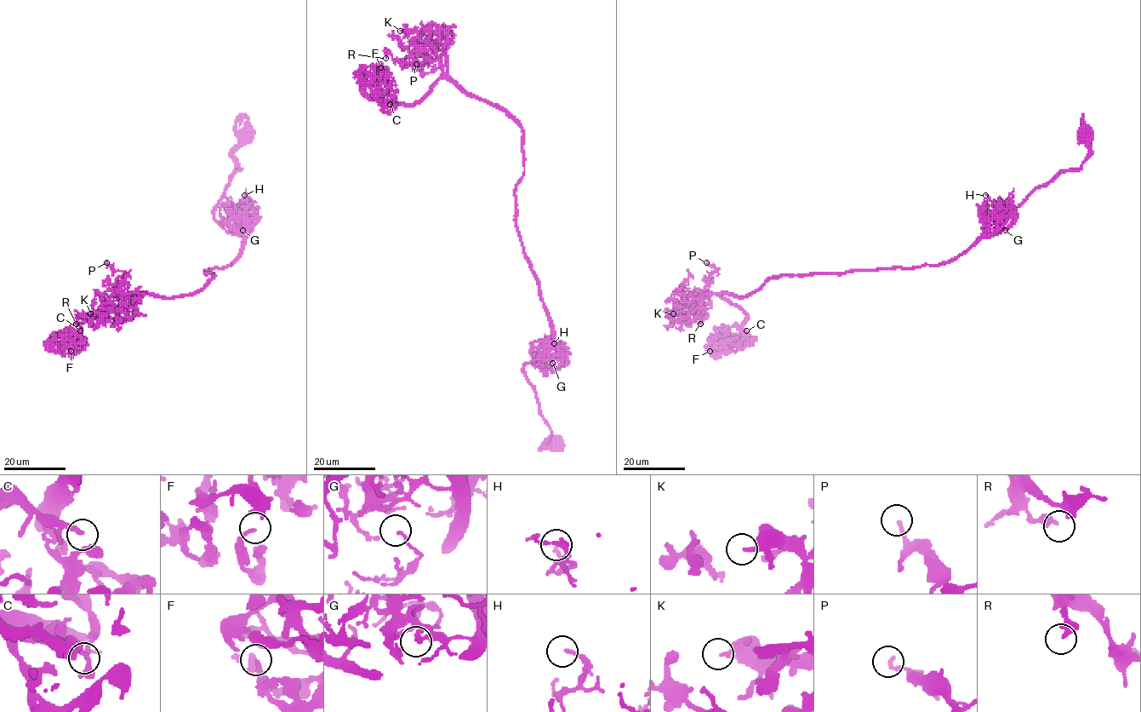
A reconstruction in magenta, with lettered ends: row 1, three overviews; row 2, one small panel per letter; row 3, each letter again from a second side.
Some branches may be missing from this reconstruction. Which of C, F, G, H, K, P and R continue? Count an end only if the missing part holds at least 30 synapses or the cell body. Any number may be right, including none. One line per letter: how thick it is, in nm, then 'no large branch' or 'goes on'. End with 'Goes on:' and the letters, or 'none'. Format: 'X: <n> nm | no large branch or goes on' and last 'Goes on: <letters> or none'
C: 180 nm | no large branch
F: 120 nm | no large branch
G: 80 nm | no large branch
H: 150 nm | no large branch
K: 260 nm | no large branch
P: 200 nm | no large branch
R: 300 nm | no large branch
Goes on: none

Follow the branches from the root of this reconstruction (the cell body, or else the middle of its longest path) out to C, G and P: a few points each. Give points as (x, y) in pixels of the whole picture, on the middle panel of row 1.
C: (556, 443), (524, 370), (555, 333), (516, 226), (523, 129), (444, 78), (412, 105), (365, 88), (390, 104)
G: (556, 443), (543, 445), (550, 427), (524, 370), (547, 351), (551, 358), (561, 357), (553, 370), (552, 363)
P: (556, 443), (543, 445), (524, 370), (555, 333), (516, 226), (523, 129), (443, 54), (416, 64)

